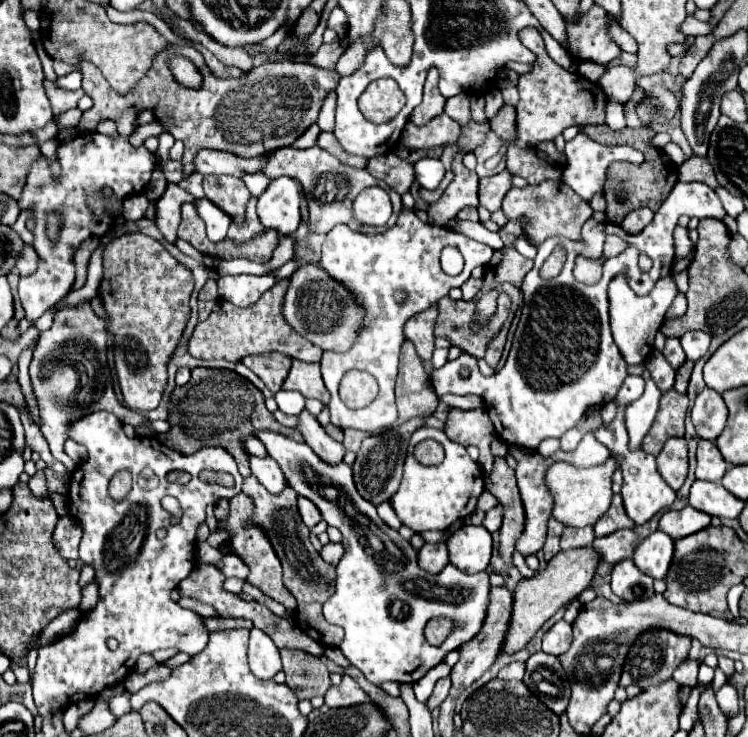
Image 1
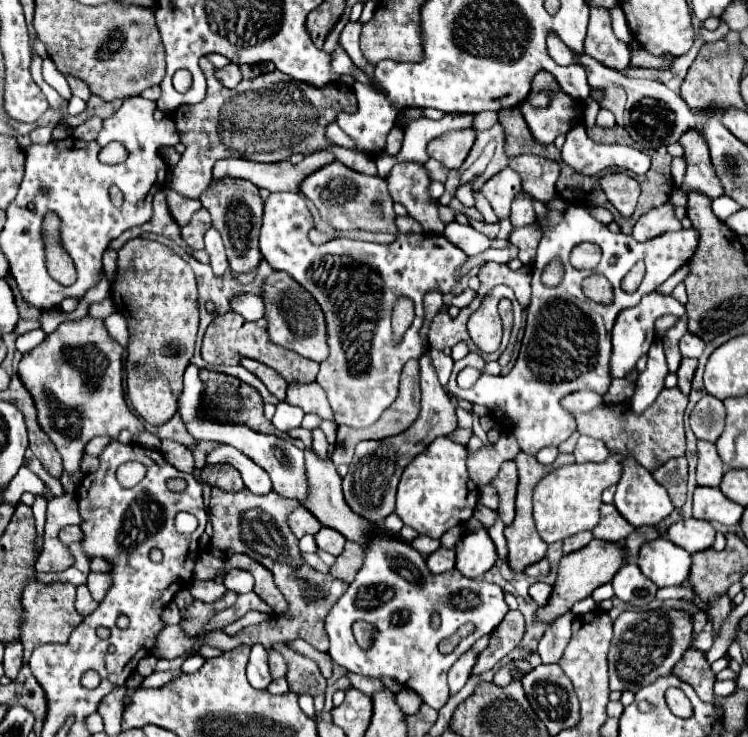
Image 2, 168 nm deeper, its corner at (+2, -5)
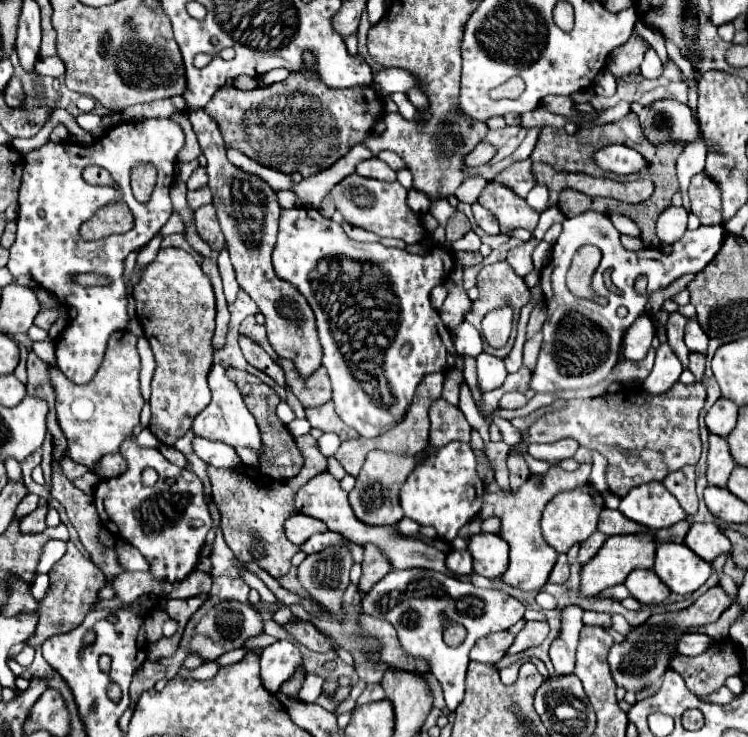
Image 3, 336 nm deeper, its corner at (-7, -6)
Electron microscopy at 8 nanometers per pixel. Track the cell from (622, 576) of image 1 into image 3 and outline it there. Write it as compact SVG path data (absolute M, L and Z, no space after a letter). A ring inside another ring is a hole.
M653 569L631 571L625 581L625 587L631 591L631 597L641 601L643 605L659 605L671 595L669 587L657 577Z

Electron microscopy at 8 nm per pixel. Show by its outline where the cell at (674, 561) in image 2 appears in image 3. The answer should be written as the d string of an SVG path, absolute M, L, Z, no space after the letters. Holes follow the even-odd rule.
M665 543L657 547L653 571L677 595L697 591L713 573L711 565L687 549L687 545Z

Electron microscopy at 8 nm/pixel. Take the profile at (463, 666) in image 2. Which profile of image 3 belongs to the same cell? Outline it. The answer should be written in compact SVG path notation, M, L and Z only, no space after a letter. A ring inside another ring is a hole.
M499 631L499 633L489 633L481 637L475 647L471 649L471 661L479 663L497 663L507 649L513 645L515 635L509 631Z

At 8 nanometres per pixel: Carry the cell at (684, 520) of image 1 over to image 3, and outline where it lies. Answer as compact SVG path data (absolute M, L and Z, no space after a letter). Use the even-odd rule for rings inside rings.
M693 523L685 537L685 545L707 563L713 563L715 557L731 551L731 541L715 523Z

